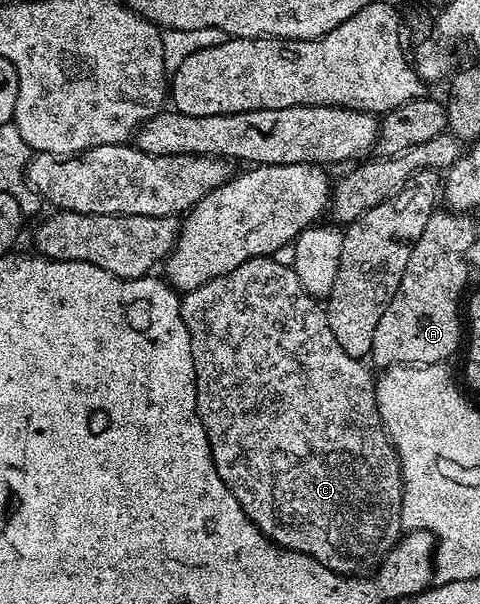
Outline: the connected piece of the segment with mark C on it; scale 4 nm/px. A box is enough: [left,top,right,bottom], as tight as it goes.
[180,257,402,577]

